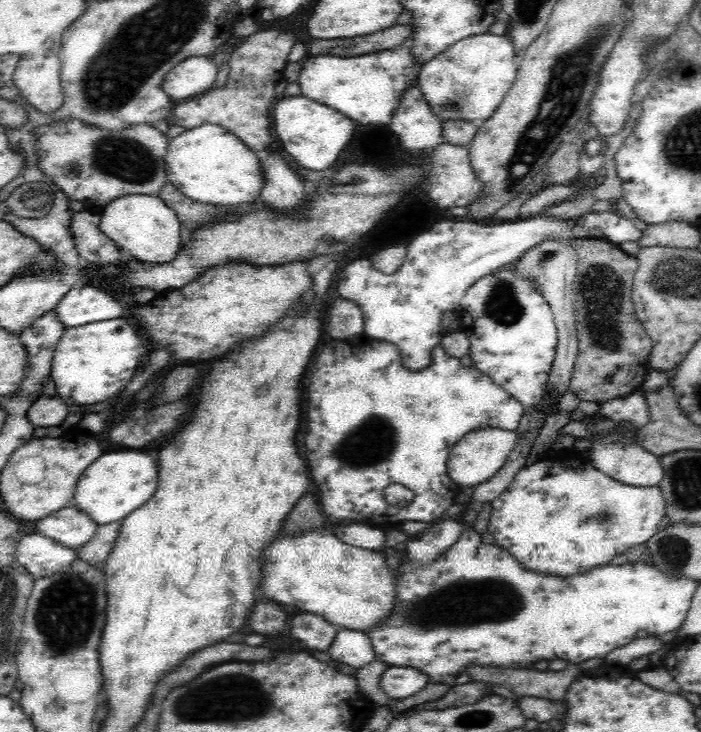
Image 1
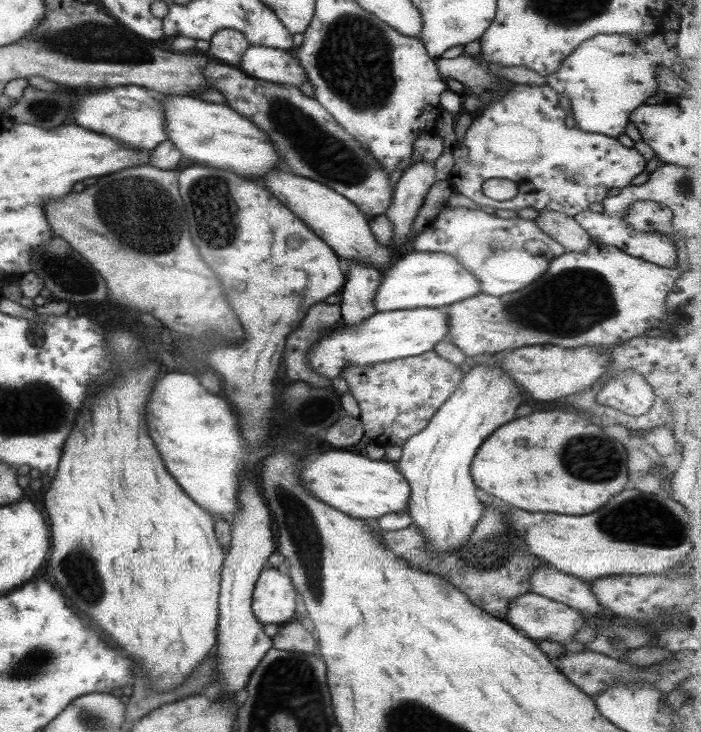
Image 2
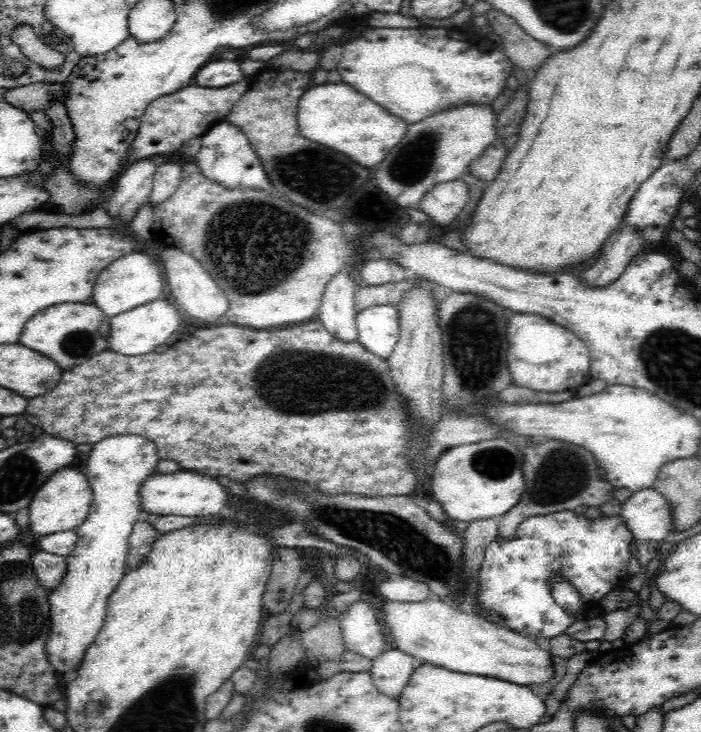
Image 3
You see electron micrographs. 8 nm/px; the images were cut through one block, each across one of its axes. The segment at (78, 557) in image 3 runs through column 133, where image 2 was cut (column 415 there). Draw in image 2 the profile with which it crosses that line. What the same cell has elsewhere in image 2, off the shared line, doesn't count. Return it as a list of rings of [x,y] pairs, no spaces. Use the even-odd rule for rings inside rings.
[[[491,355],[484,364],[473,363],[470,372],[462,376],[458,387],[434,413],[432,422],[406,440],[402,446],[402,456],[395,462],[412,488],[406,511],[412,518],[412,524],[420,528],[422,536],[426,538],[426,550],[432,554],[453,552],[454,548],[466,544],[466,538],[470,536],[470,532],[474,532],[474,526],[484,513],[484,505],[476,497],[477,486],[471,475],[472,460],[478,448],[486,441],[486,436],[490,436],[496,430],[496,426],[514,420],[514,412],[522,402],[524,392],[522,386],[514,384],[514,380],[510,380],[504,372],[501,372],[495,360],[496,356]]]

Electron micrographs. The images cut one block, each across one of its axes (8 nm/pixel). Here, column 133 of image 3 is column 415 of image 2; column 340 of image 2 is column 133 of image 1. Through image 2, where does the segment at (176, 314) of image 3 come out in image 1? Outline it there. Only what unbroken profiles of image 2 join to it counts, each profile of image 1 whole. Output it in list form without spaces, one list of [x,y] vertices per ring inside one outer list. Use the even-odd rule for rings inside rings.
[[[124,318],[65,328],[53,352],[50,374],[58,388],[57,396],[68,406],[94,405],[116,396],[132,380],[140,360],[147,358],[150,353],[148,346],[143,336],[138,336]]]

